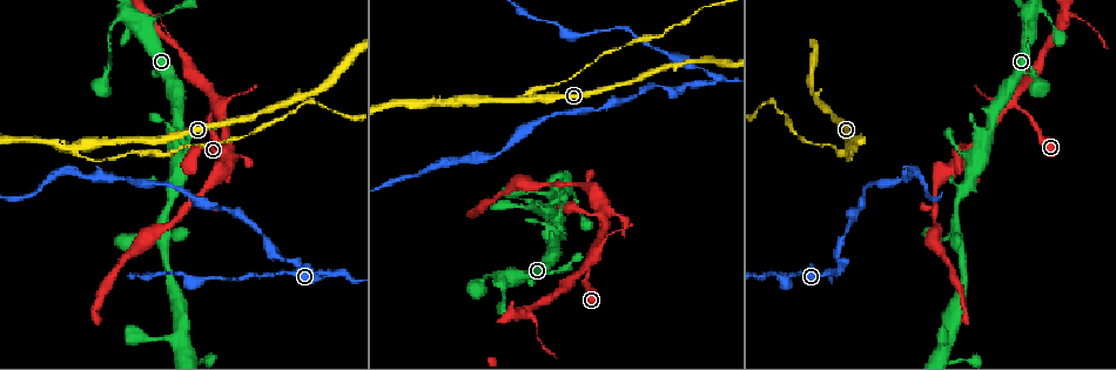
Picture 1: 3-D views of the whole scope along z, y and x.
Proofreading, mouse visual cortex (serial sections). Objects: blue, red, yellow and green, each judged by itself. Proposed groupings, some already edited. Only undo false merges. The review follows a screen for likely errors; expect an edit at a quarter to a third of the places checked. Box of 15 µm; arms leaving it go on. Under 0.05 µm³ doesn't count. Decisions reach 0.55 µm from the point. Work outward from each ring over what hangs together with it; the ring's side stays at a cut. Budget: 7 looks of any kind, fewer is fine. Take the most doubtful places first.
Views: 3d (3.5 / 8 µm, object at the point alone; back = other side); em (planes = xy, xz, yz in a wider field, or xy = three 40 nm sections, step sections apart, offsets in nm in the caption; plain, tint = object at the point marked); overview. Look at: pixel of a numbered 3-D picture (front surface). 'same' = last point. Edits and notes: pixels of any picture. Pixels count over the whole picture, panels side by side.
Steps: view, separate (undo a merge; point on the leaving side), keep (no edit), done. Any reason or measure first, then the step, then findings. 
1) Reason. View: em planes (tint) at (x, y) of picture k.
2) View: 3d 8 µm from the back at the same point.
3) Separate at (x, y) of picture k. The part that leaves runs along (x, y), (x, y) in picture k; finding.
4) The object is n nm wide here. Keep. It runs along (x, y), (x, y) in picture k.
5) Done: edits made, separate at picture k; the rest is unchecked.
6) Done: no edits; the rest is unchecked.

Thick turns thin. View: 3d 3.5 µm at (846, 146) of picture 1.

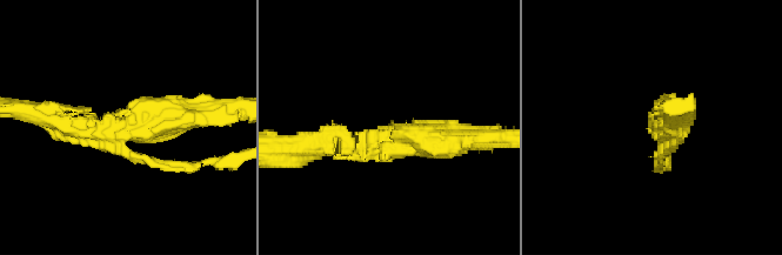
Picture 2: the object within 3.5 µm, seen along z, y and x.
3 arms meet here; the arms are 100, 300, 400 nm wide; need the tissue. View: em xy step 1 (tint) at (383, 139) of picture 2.

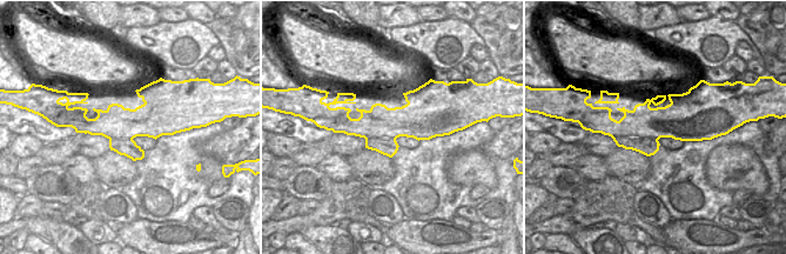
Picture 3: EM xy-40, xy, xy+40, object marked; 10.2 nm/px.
Separate at (156, 163) of picture 2. Two cells meet here.

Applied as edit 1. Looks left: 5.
View: overview.

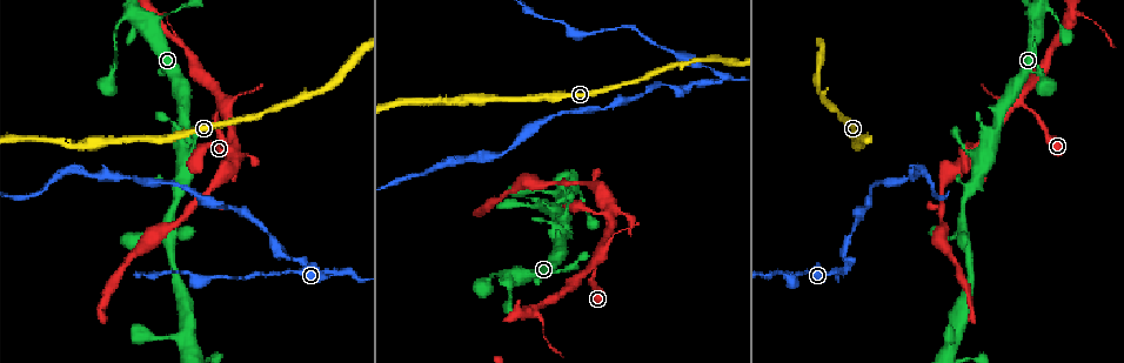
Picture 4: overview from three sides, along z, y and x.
Three arms meet. View: 3d 3.5 µm at (722, 78) of picture 4.

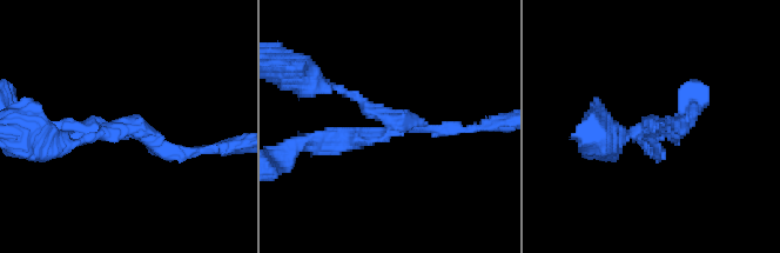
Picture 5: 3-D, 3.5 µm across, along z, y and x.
View: em xy step 2 (tint) at (651, 128) of picture 5.

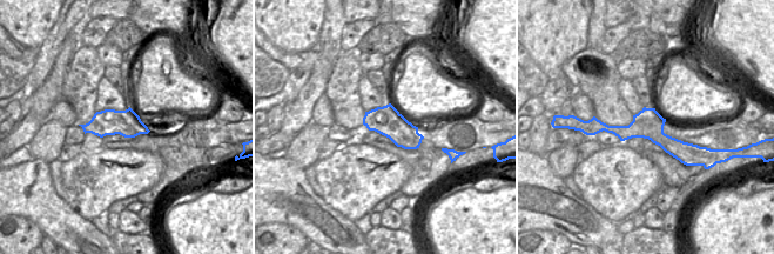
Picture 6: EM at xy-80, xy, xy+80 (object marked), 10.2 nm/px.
Another direction. View: em xy step 5 (tint) at the same point.

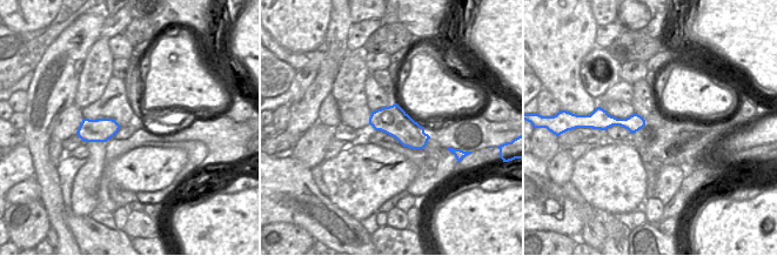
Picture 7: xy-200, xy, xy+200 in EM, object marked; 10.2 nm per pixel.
The arms are 100, 150, 200 nm wide. Separate at (81, 126) of picture 5. Two cells meet here.

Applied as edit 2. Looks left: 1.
Done: edits made, separate at picture 2, separate at picture 5; the rest is unchecked.

